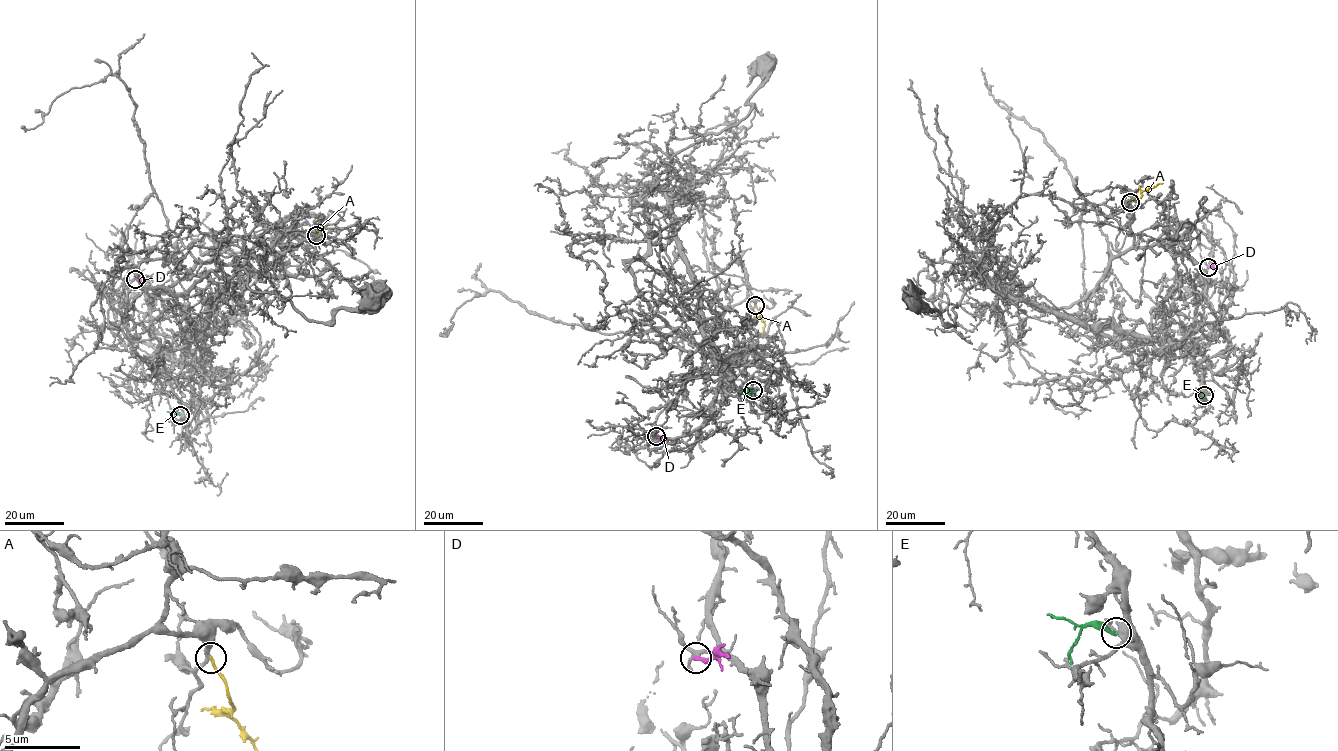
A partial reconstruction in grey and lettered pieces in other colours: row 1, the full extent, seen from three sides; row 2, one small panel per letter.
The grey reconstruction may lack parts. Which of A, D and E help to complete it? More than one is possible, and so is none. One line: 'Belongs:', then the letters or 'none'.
Belongs: none

